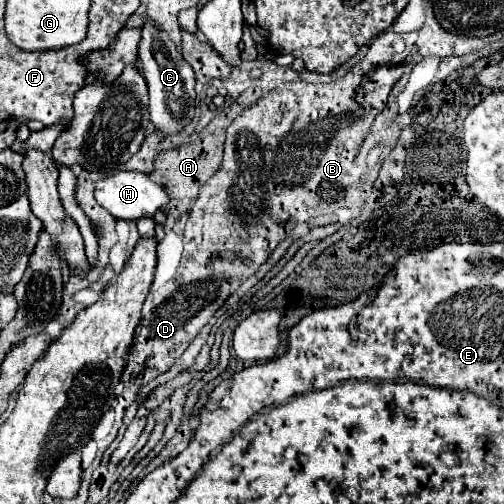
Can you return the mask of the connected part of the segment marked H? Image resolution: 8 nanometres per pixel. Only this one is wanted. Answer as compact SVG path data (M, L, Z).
M117 171L115 175L109 175L101 179L95 185L95 199L97 203L107 209L115 219L125 219L125 221L135 221L139 217L153 217L157 209L167 209L169 197L165 189L149 179L145 173L137 171Z

